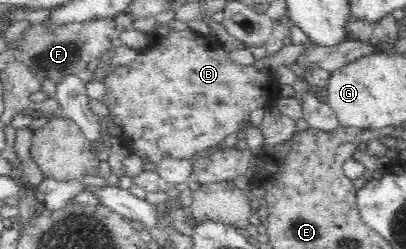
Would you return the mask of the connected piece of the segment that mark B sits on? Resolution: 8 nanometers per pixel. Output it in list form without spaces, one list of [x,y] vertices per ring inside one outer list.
[[[179,30],[173,31],[169,34],[169,38],[165,40],[156,40],[151,42],[148,48],[145,48],[143,52],[137,53],[136,59],[133,59],[129,64],[115,65],[113,69],[108,69],[108,76],[103,81],[105,88],[107,88],[107,94],[101,102],[109,109],[111,114],[117,119],[123,121],[121,125],[123,133],[127,137],[127,146],[129,146],[129,152],[134,153],[141,157],[143,162],[153,163],[155,166],[164,160],[166,157],[178,159],[178,160],[195,160],[201,152],[209,150],[214,146],[219,146],[221,142],[225,142],[225,138],[230,134],[243,132],[245,128],[251,123],[251,112],[257,110],[263,106],[263,101],[266,98],[266,89],[271,88],[273,77],[271,74],[261,72],[252,65],[241,65],[239,62],[233,62],[230,59],[229,54],[225,49],[211,48],[209,40],[196,36],[193,31]]]

